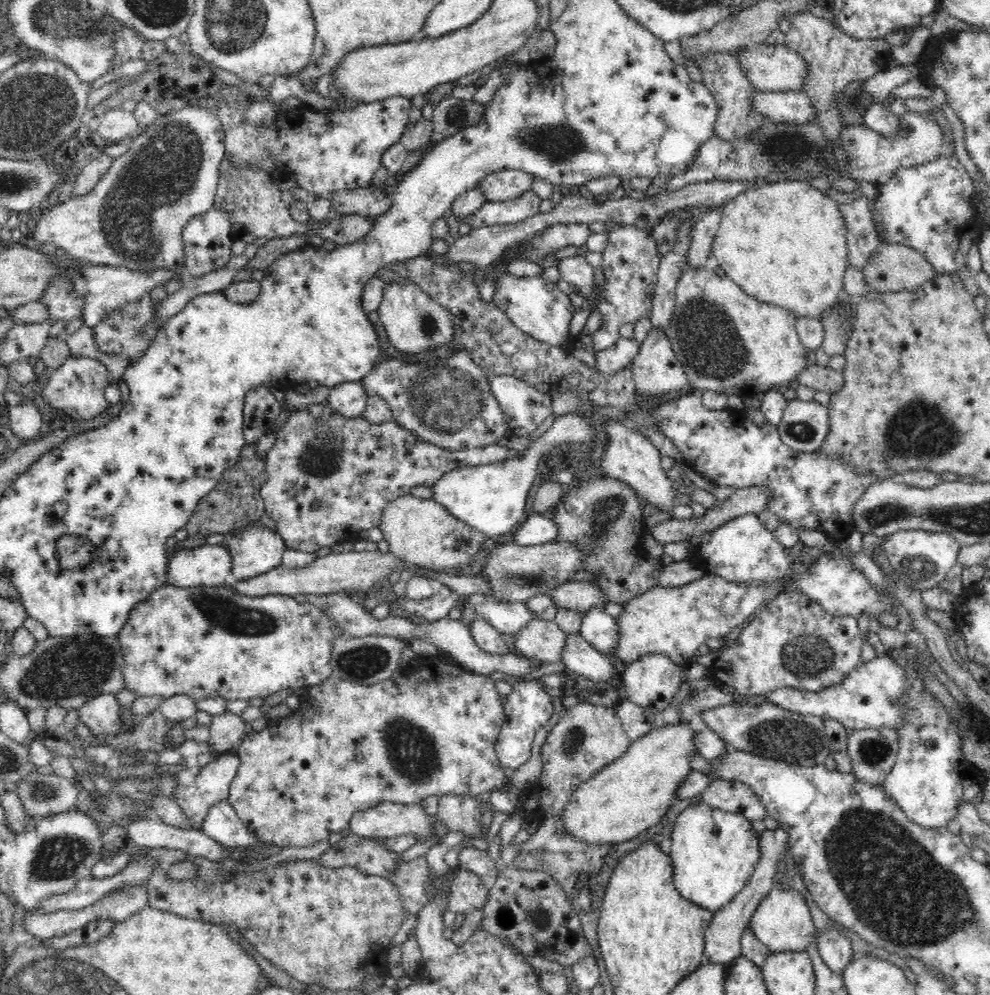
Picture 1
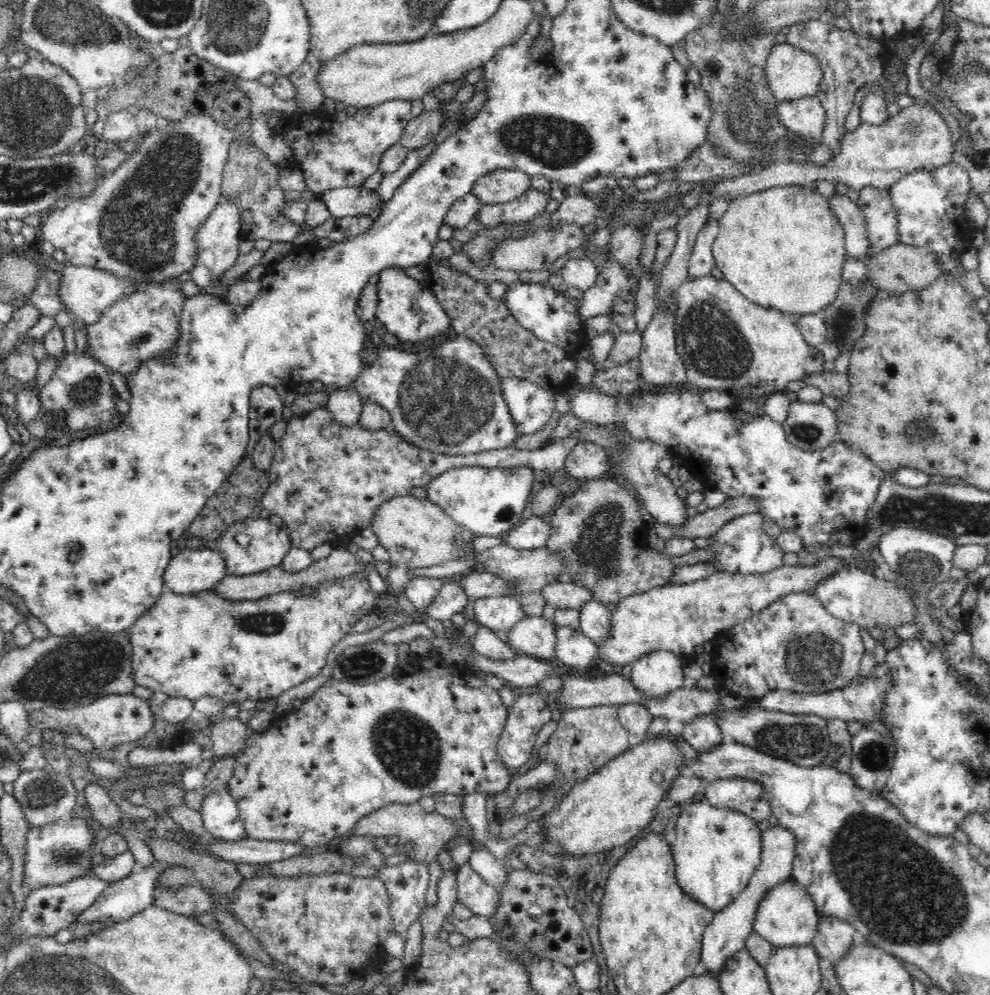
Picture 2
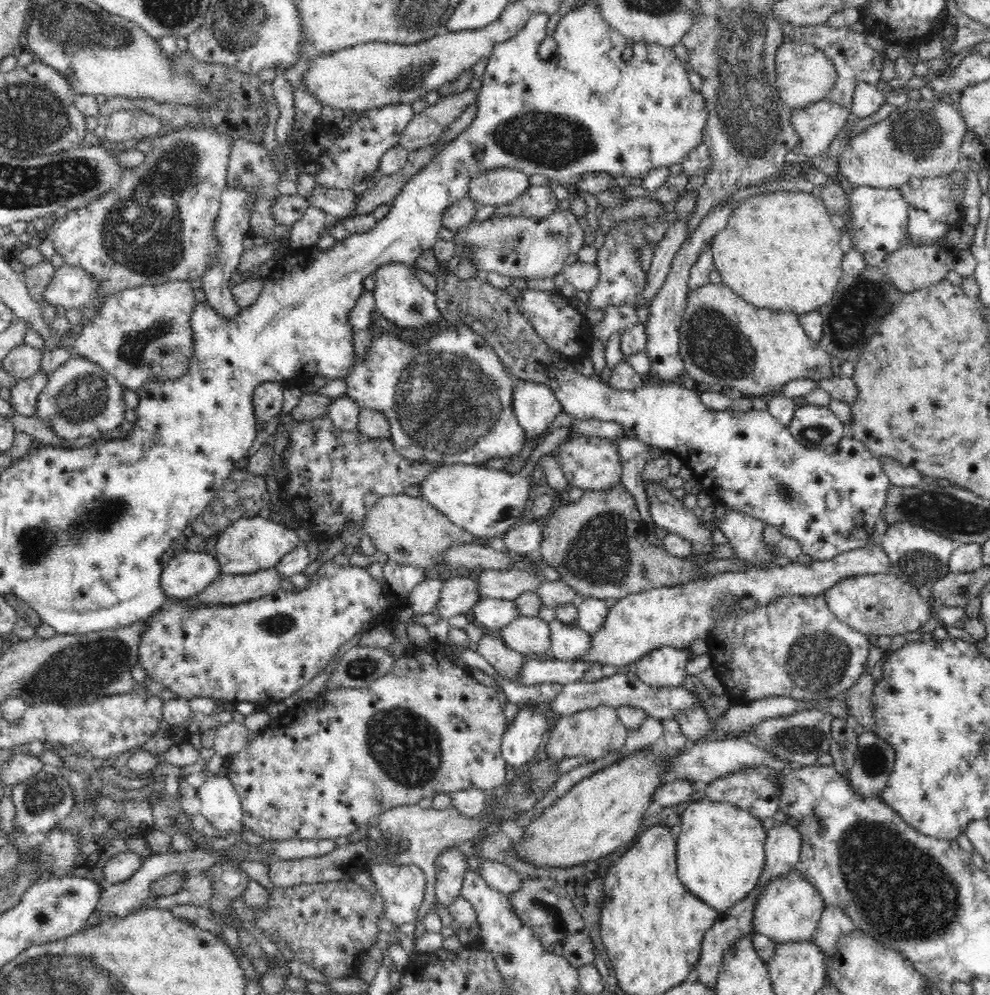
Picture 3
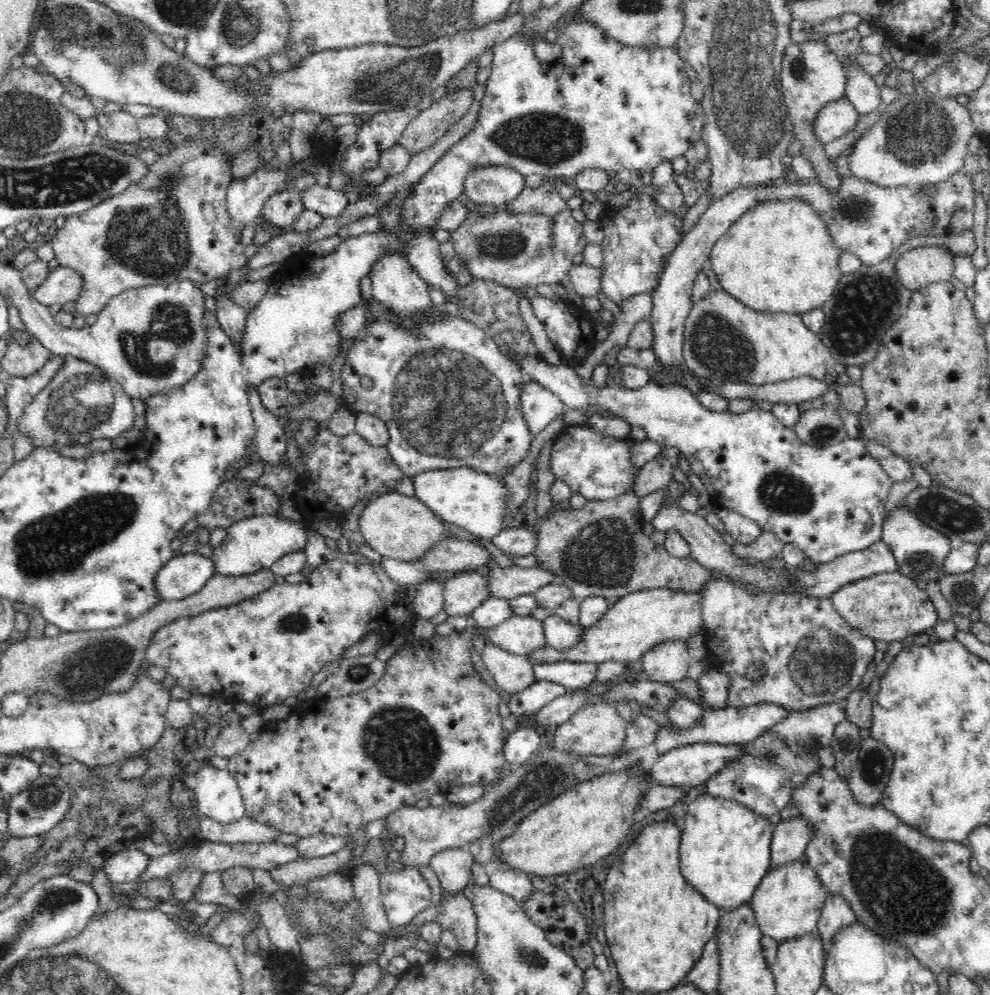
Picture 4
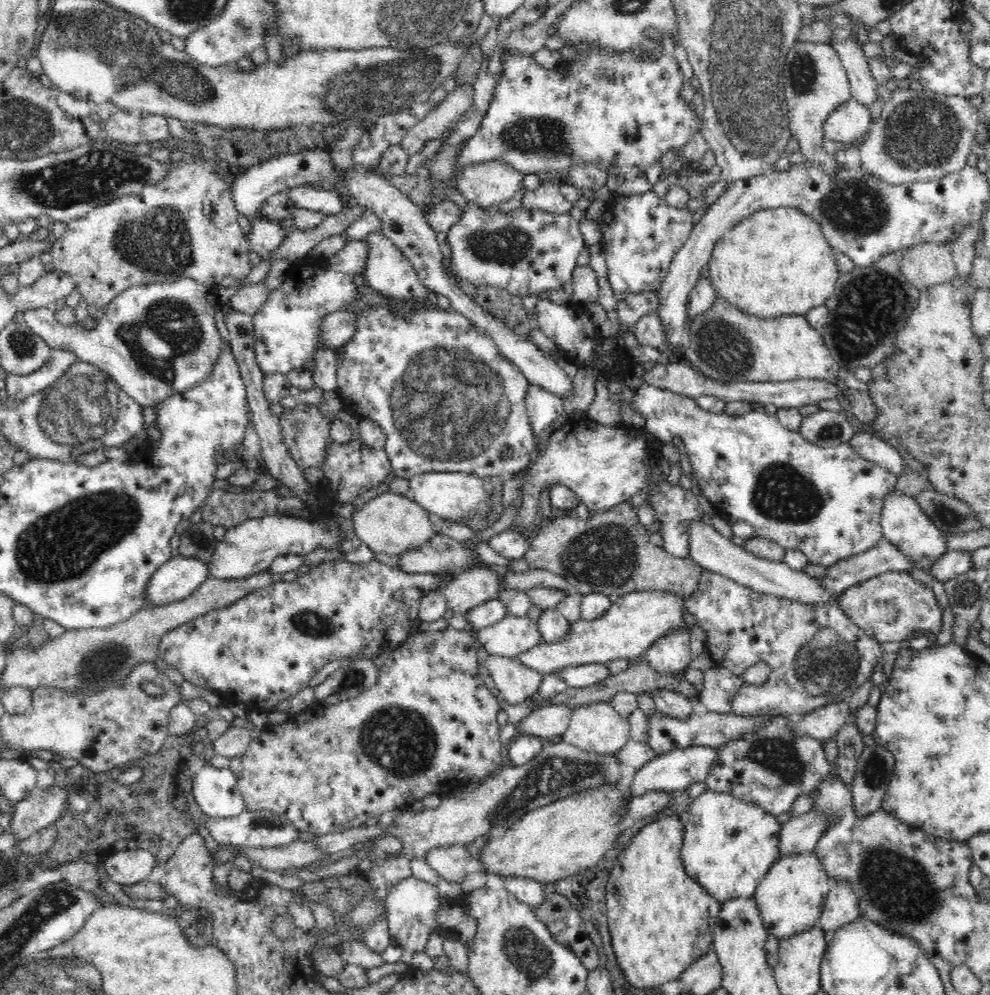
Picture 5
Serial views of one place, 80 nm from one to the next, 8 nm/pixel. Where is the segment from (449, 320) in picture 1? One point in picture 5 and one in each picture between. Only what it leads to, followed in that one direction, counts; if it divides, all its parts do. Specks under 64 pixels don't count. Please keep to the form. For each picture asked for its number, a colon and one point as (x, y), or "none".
2: (407, 309)
3: (400, 298)
4: (396, 285)
5: (389, 273)

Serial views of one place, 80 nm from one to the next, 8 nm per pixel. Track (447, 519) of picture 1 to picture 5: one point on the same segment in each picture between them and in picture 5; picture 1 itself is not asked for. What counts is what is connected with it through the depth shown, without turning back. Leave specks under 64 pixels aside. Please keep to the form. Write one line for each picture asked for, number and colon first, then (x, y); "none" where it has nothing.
2: (417, 533)
3: (408, 529)
4: (396, 526)
5: (389, 523)

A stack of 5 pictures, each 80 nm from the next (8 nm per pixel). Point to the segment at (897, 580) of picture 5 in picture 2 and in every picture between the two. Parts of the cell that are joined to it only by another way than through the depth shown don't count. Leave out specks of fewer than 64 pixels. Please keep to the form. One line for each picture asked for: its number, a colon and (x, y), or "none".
2: (851, 594)
3: (881, 604)
4: (889, 606)

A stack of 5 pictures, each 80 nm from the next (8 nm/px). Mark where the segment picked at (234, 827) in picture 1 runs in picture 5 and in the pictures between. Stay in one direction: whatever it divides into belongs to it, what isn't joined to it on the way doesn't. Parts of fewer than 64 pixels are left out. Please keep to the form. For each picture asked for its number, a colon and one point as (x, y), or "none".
2: (220, 812)
3: (220, 804)
4: (218, 796)
5: (215, 790)

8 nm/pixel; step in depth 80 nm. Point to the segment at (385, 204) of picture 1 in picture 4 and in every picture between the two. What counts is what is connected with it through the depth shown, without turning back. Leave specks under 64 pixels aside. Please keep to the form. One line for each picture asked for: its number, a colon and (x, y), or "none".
2: (342, 202)
3: (337, 203)
4: (328, 202)

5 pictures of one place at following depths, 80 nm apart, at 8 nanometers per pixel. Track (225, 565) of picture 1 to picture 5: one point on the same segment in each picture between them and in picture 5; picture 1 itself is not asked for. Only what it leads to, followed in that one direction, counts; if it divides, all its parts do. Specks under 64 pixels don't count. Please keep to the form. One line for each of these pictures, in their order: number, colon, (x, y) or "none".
2: (191, 570)
3: (187, 574)
4: (180, 577)
5: (180, 576)

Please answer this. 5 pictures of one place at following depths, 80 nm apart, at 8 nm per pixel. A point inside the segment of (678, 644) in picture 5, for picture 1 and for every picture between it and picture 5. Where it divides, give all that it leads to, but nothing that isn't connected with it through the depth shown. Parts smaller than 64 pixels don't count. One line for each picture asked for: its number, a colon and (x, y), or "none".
1: (651, 682)
2: (661, 672)
3: (665, 666)
4: (668, 662)

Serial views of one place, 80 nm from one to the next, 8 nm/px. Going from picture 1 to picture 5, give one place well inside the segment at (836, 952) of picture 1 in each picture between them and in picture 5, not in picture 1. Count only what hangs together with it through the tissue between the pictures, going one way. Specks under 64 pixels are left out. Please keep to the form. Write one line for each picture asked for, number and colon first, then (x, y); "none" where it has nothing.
2: (833, 938)
3: (834, 923)
4: (836, 913)
5: (841, 908)

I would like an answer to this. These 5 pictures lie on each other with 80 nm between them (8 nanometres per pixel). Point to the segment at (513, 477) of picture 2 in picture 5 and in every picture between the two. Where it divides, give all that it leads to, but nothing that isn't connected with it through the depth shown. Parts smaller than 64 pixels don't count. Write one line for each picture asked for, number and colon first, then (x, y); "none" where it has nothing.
3: (485, 502)
4: (477, 502)
5: (460, 497)

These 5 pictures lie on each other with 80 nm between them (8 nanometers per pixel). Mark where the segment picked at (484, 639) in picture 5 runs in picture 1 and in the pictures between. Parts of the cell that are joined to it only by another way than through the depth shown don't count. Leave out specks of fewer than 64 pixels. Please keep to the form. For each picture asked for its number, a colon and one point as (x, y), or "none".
1: (542, 639)
2: (535, 636)
3: (527, 635)
4: (520, 635)

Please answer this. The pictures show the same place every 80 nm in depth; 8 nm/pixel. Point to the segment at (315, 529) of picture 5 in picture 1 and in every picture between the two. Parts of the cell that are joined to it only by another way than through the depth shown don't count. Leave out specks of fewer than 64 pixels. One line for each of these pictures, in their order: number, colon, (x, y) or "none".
1: (255, 549)
2: (254, 545)
3: (251, 544)
4: (253, 544)

